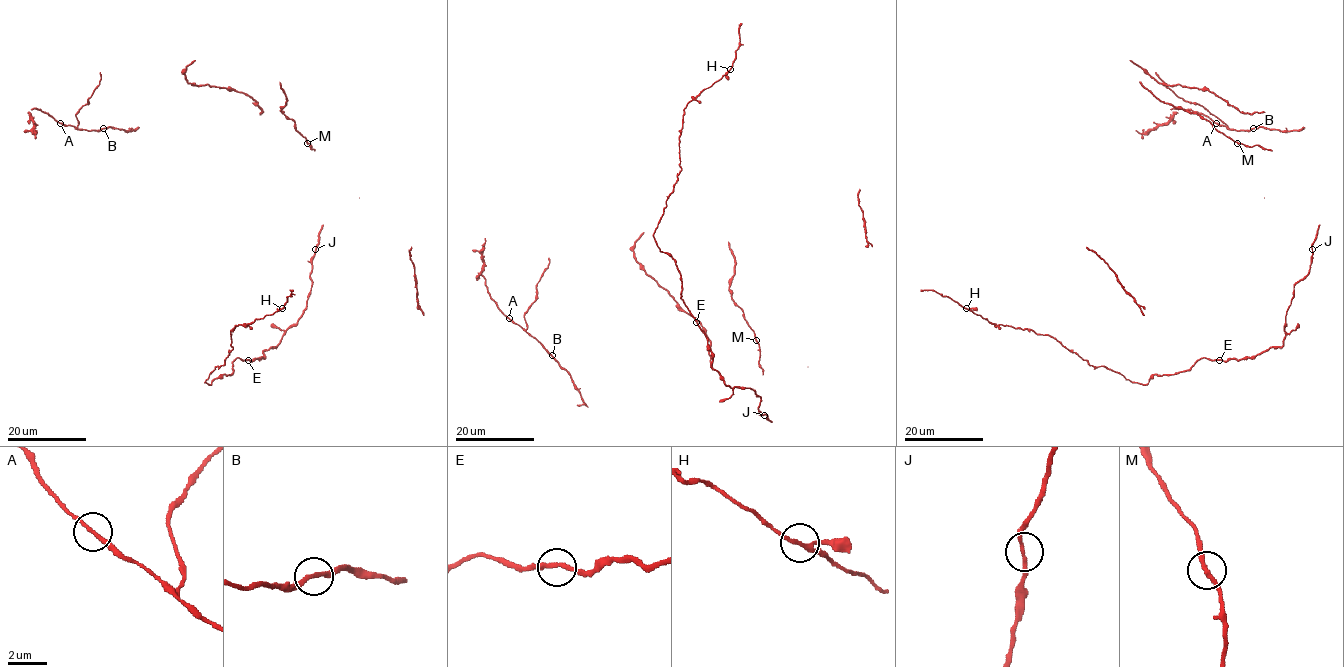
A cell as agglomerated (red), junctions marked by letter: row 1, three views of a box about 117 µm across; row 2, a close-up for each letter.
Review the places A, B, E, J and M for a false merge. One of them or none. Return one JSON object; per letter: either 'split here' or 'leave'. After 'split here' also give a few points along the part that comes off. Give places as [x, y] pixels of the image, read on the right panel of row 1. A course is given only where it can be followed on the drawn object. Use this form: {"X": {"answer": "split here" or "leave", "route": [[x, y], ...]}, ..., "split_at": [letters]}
{"A": {"answer": "leave"}, "B": {"answer": "leave"}, "E": {"answer": "leave"}, "J": {"answer": "leave"}, "M": {"answer": "leave"}, "split_at": []}

